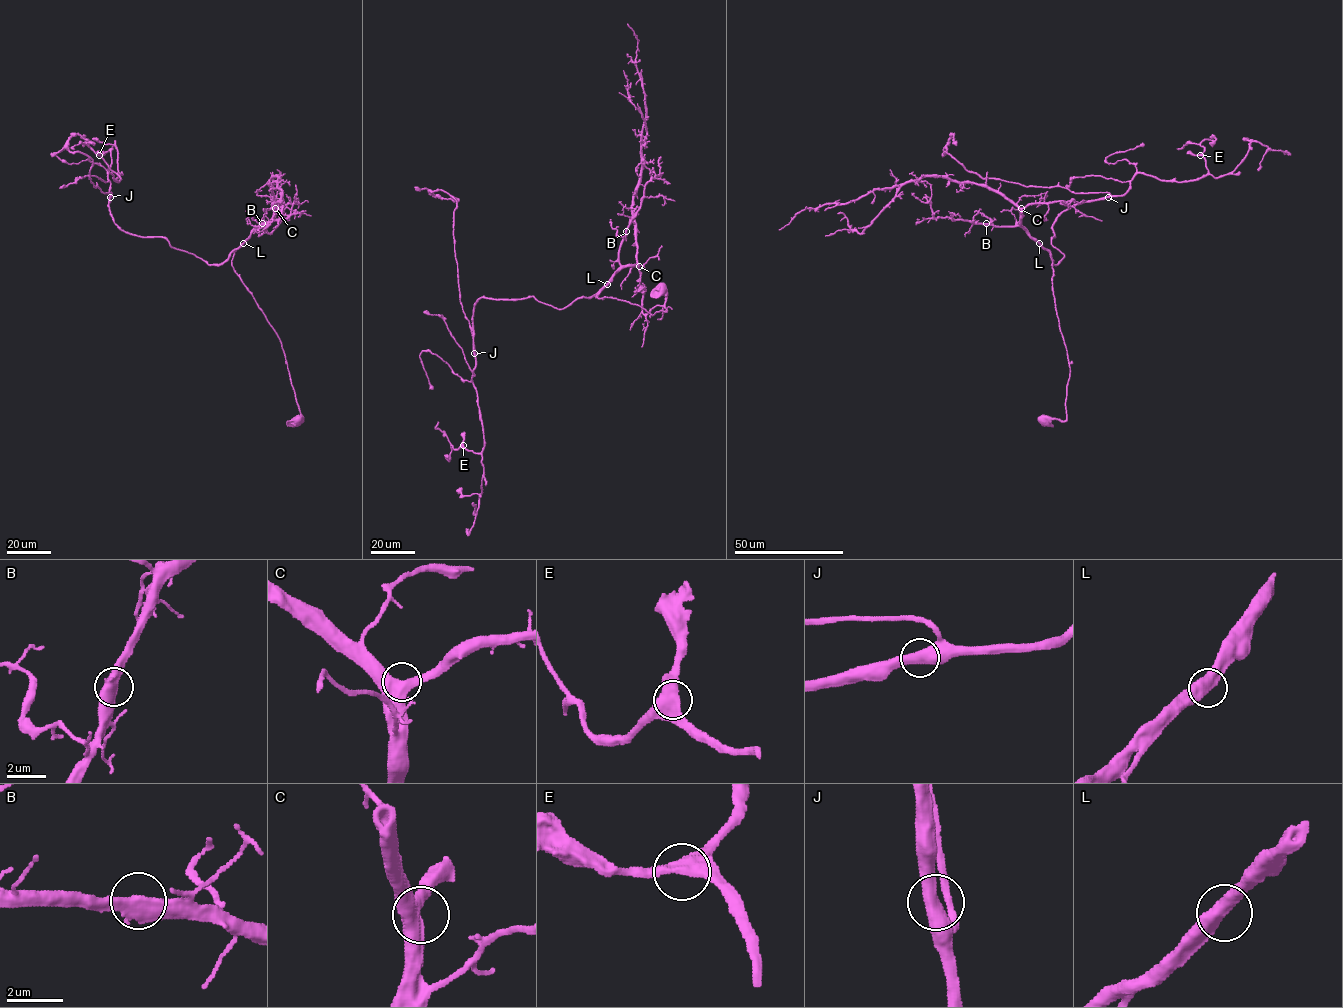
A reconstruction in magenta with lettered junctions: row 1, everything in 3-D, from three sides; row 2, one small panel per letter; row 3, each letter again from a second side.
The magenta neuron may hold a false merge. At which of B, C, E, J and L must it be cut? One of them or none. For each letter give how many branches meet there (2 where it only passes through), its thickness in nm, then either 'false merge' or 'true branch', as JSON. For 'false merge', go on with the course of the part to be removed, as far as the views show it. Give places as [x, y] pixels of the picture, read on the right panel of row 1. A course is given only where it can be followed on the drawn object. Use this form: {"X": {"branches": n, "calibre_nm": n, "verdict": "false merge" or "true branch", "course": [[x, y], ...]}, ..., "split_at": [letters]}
{"B": {"branches": 2, "calibre_nm": 500, "verdict": "true branch"}, "C": {"branches": 2, "calibre_nm": 550, "verdict": "true branch"}, "E": {"branches": 2, "calibre_nm": 550, "verdict": "true branch"}, "J": {"branches": 2, "calibre_nm": 500, "verdict": "true branch"}, "L": {"branches": 2, "calibre_nm": 550, "verdict": "true branch"}, "split_at": []}

